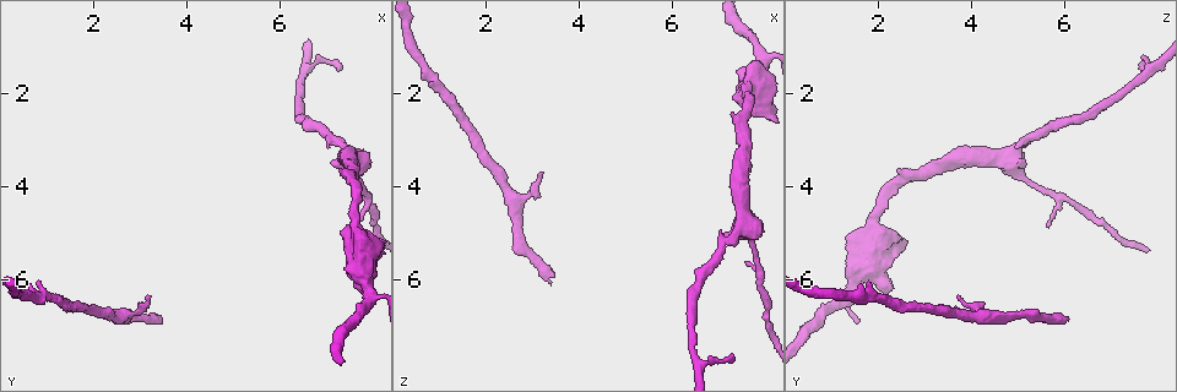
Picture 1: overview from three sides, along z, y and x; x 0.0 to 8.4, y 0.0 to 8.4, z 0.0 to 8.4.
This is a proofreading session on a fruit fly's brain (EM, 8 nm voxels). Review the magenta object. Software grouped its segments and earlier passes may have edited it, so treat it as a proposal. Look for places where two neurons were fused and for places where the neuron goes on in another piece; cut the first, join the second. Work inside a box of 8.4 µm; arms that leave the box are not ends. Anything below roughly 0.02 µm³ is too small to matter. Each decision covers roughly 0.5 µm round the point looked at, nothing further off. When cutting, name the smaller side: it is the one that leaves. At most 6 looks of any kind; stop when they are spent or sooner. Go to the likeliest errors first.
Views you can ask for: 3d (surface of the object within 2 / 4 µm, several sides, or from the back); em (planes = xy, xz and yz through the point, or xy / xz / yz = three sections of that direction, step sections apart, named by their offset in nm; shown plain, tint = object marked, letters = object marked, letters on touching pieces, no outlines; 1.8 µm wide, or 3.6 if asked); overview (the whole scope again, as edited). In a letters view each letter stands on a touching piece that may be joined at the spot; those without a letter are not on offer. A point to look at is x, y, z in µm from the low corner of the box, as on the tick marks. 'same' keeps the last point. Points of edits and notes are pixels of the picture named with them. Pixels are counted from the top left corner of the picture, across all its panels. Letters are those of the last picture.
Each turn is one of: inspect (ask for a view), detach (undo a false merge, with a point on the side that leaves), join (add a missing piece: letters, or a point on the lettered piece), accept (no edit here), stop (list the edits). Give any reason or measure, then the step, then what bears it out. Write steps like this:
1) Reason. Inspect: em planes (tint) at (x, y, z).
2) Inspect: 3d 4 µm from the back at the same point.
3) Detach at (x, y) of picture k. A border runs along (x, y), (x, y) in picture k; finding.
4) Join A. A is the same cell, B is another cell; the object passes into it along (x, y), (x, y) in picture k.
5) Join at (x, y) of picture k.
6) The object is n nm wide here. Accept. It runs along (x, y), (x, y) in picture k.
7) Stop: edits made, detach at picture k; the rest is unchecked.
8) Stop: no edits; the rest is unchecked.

An open end. Inspect: em xz step 16 (letters) at (3.40, 6.85, 6.10).

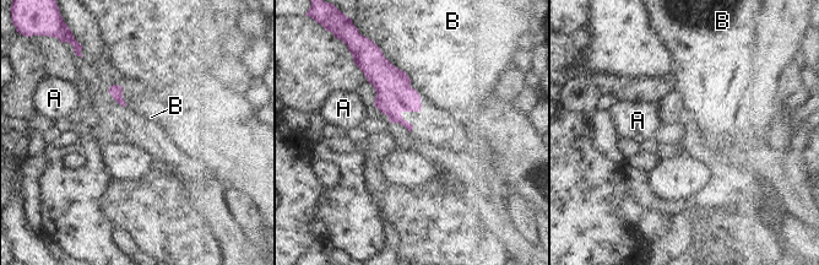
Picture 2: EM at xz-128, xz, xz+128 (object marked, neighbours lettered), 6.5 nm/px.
Cut it another way. Inspect: em planes (letters) at the same point.

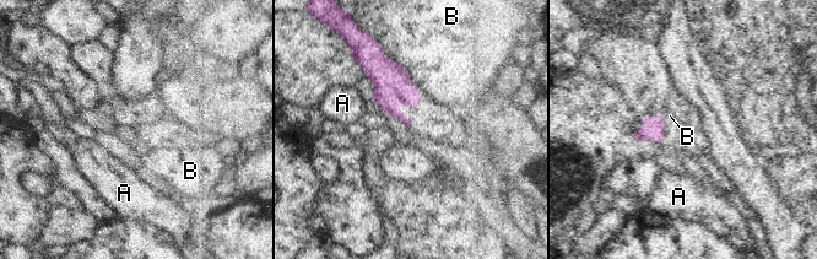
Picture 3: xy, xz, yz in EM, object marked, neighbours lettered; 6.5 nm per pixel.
The longest contact is with B, 140 nm. Accept. A and B are other cells; a border runs along (418, 106), (402, 106), (399, 109) in picture 3; no lettered piece goes on from it.

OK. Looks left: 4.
Abrupt turn. Inspect: 3d 2 µm at (7.85, 6.30, 1.40).

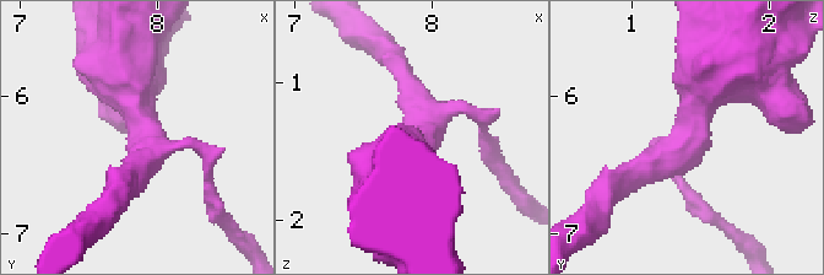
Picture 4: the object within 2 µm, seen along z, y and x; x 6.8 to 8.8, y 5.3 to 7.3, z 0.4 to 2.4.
3 arms meet here; shape alone is not enough. Inspect: em 3.6 µm planes (tint) at (7.88, 6.30, 1.42).

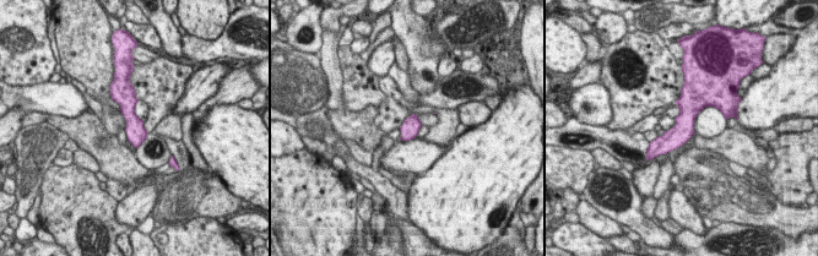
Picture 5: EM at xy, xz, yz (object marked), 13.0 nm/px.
What lies round it. Inspect: em 3.6 µm planes (letters) at the same point.

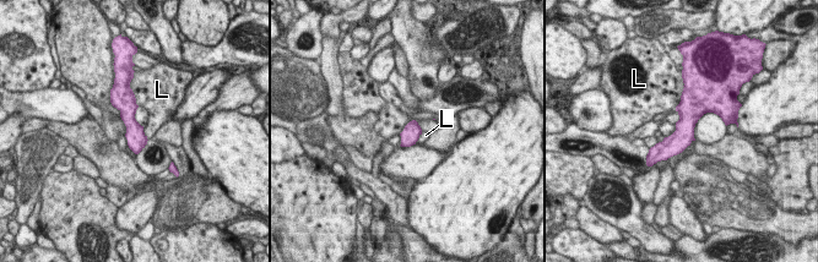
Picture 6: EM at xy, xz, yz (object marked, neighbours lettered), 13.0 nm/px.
Accept. L is another cell; it runs along (683, 99), (684, 130), (656, 158) in picture 6; continuous, no second neuron.

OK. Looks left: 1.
Stop: no edits; the rest is unchecked.

